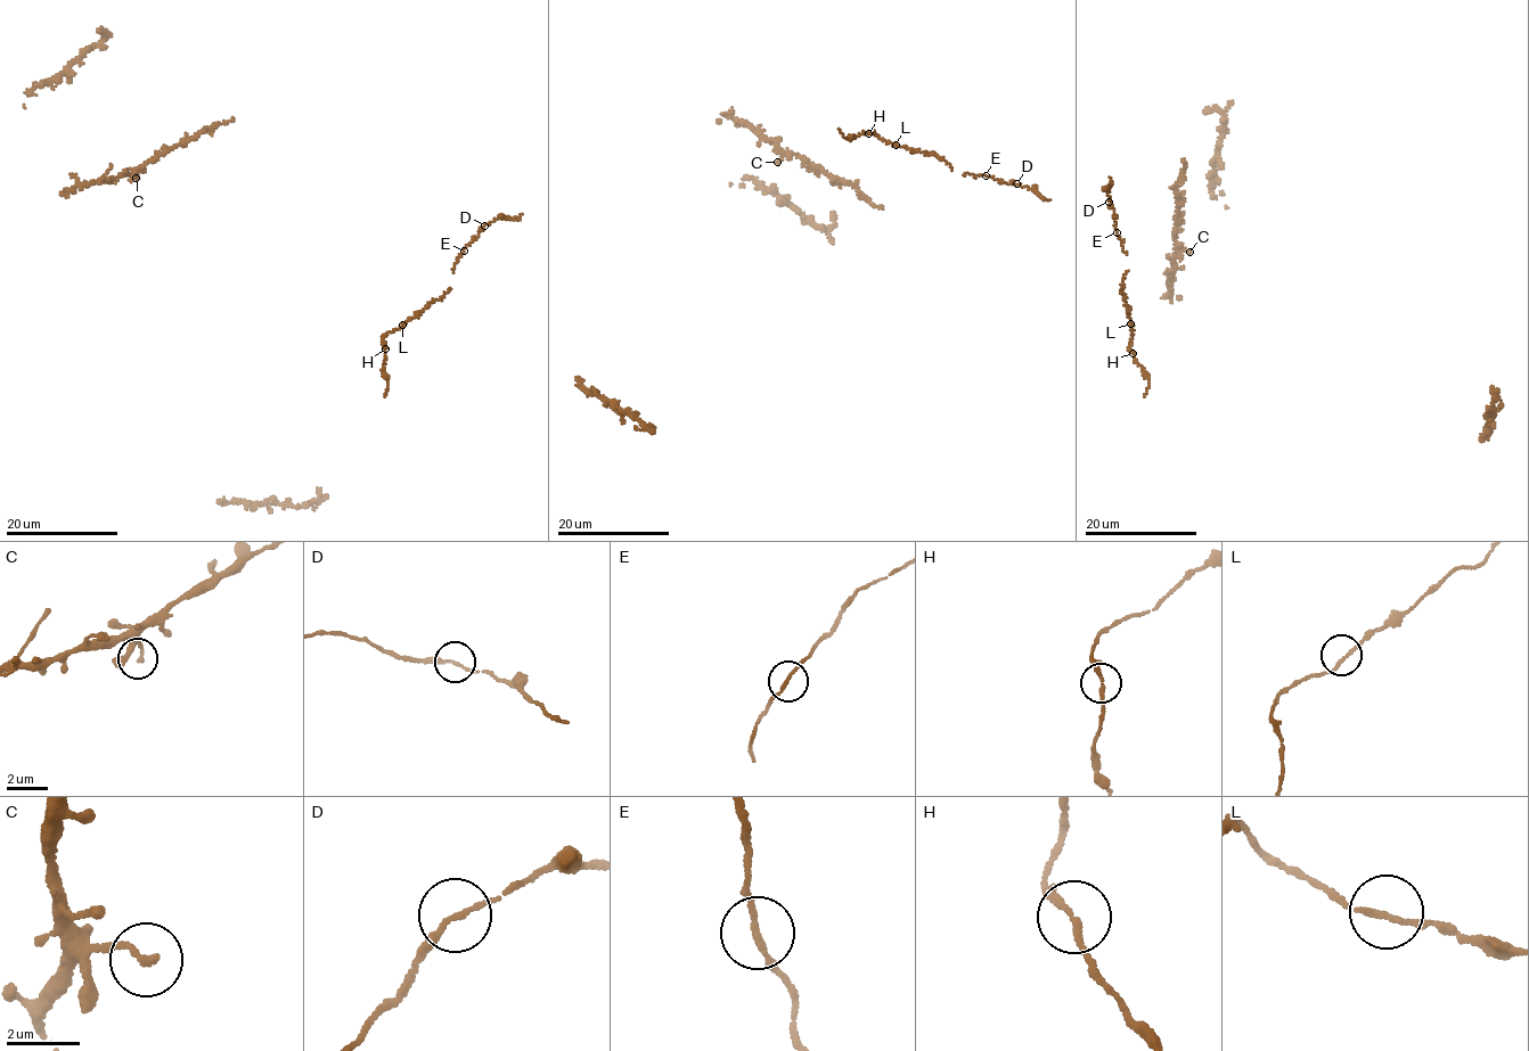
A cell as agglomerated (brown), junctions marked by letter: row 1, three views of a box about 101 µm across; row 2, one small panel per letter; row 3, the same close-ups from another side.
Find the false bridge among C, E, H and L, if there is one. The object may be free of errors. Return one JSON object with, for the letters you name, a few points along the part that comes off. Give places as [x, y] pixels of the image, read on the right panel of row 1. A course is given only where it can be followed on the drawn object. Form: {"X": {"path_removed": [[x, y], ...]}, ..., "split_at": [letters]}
{"E": {"path_removed": [[1117, 232], [1108, 189], [1110, 178]]}, "split_at": ["E"]}

